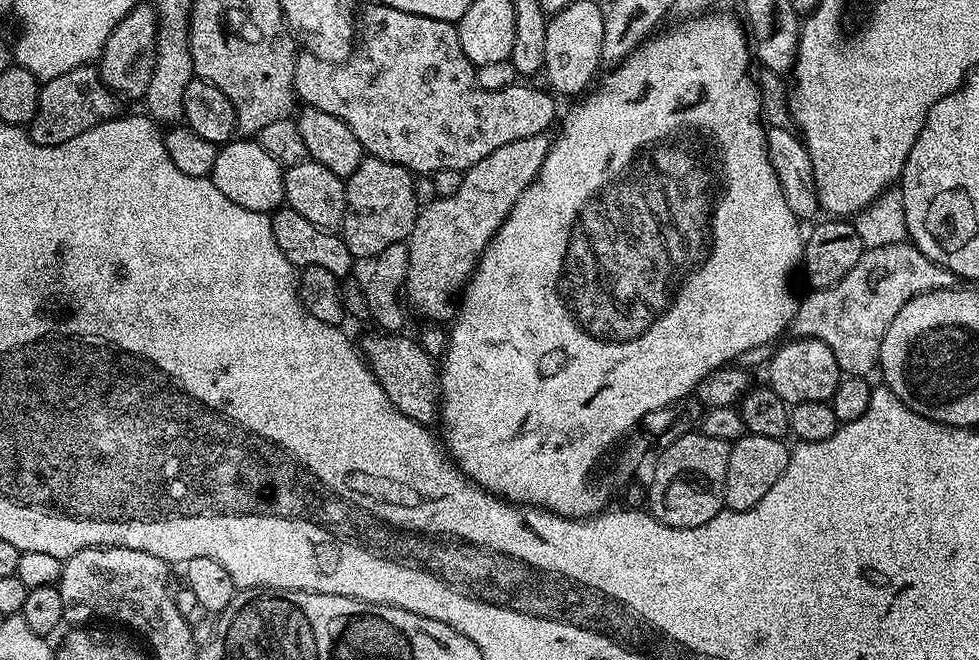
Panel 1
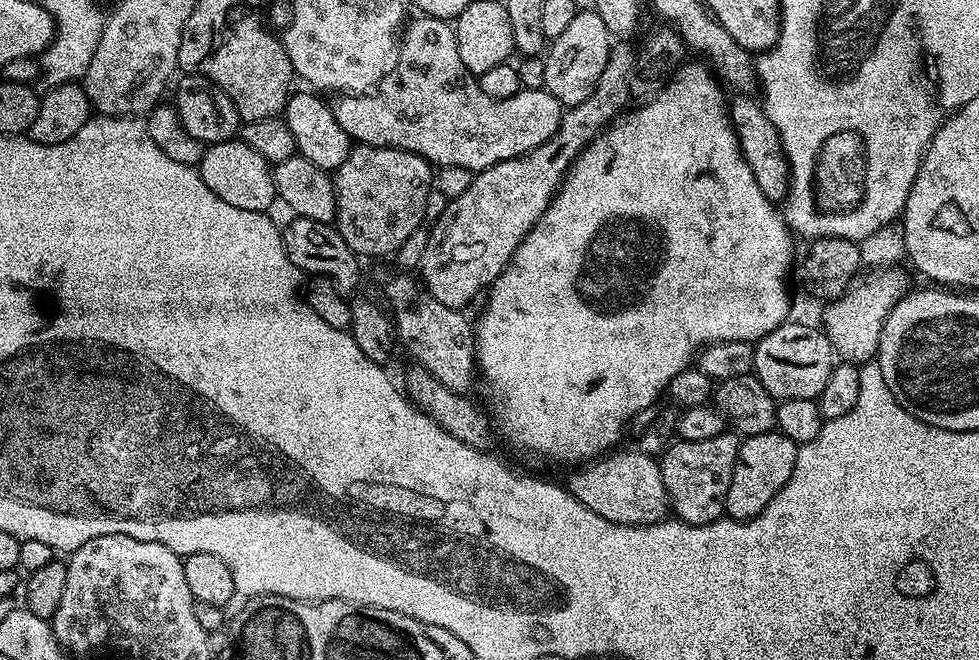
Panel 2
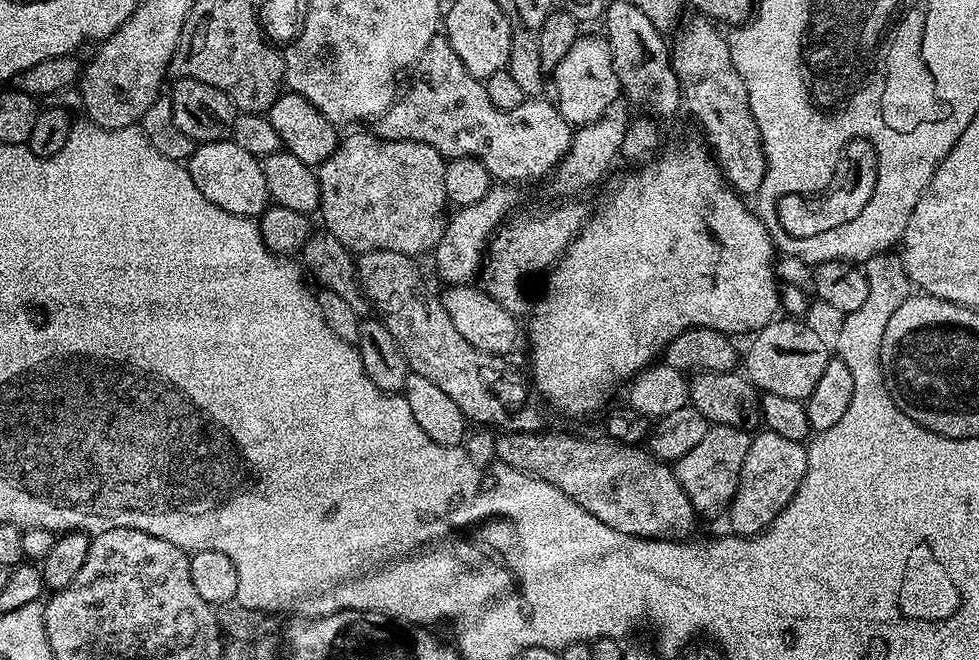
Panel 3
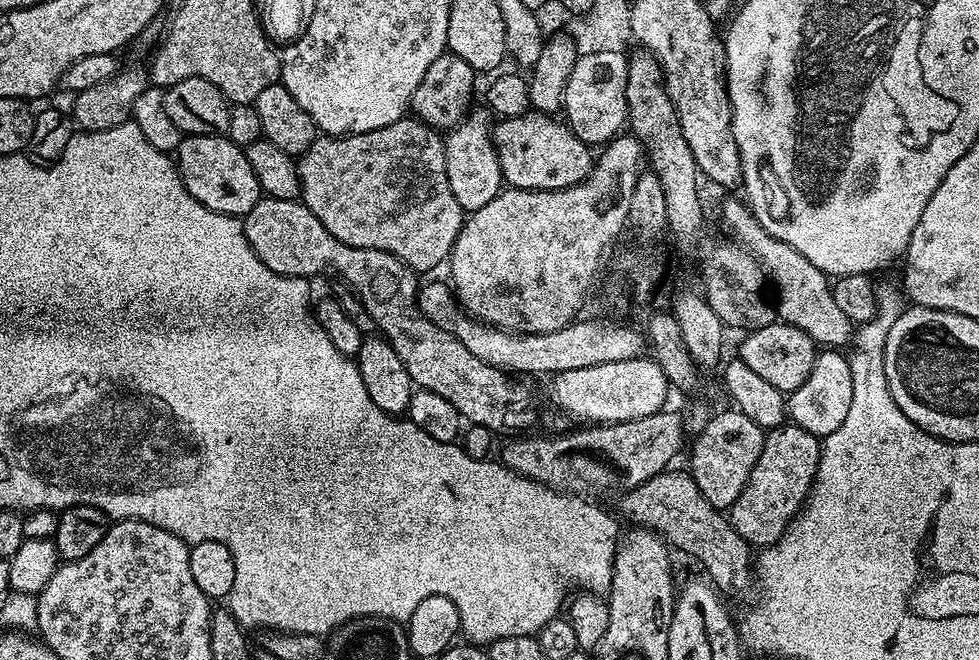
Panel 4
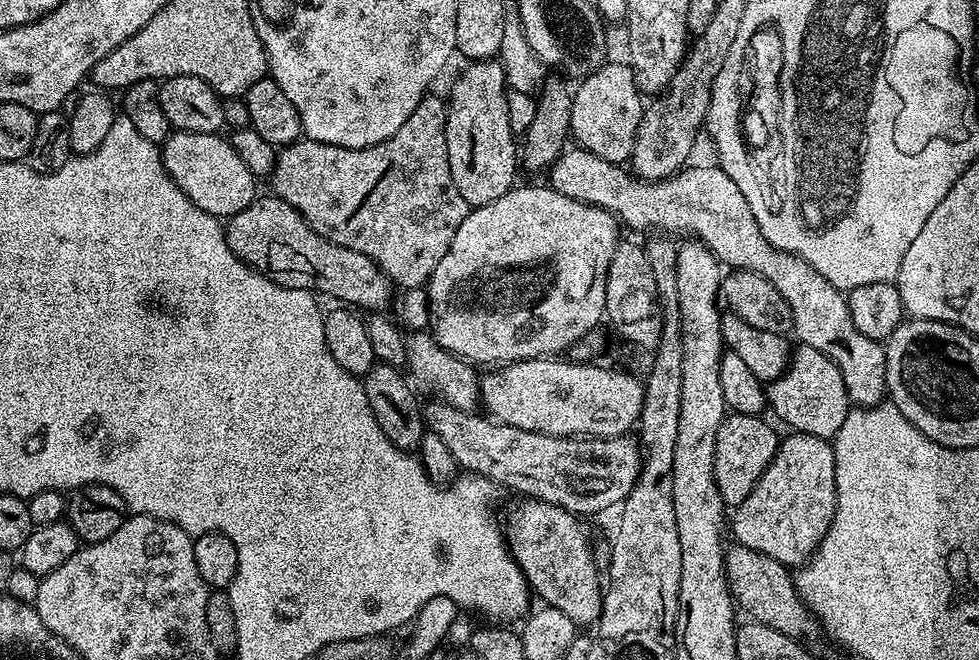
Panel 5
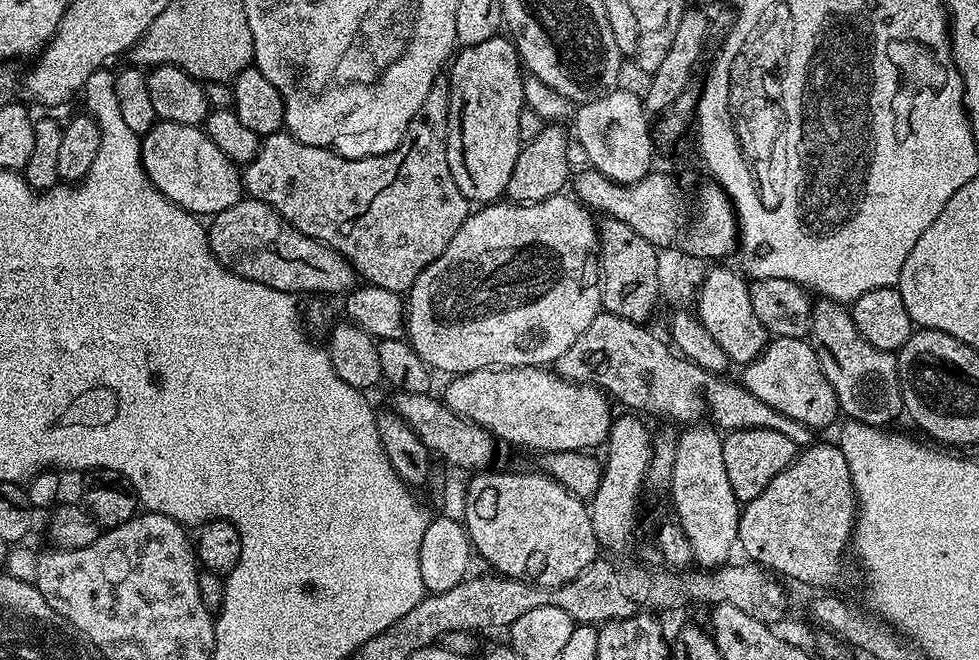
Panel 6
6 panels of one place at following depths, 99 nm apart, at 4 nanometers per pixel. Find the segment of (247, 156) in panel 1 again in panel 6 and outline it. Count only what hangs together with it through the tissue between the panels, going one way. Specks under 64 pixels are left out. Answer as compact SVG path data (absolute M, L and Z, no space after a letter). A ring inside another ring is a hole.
M160 120L142 137L138 147L150 182L187 212L211 218L217 212L233 208L245 195L241 169L210 142L203 127Z

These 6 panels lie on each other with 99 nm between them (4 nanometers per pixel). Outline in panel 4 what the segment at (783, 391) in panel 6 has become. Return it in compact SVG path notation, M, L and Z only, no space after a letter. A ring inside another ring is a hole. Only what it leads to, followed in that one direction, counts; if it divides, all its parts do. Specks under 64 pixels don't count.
M820 350L816 353L814 370L810 370L810 378L798 386L798 390L787 393L788 415L791 423L797 424L802 430L821 438L834 434L838 426L842 426L842 421L846 418L846 413L850 410L850 402L854 398L854 378L850 378L850 362L847 355L840 350Z

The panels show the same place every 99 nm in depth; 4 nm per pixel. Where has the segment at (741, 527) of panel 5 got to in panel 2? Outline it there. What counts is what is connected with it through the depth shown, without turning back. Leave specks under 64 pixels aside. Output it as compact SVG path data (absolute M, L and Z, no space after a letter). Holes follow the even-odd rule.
M778 430L743 437L738 458L734 462L734 474L730 478L730 490L726 490L725 513L733 520L749 520L762 514L762 510L770 506L774 494L786 486L794 470L797 447Z

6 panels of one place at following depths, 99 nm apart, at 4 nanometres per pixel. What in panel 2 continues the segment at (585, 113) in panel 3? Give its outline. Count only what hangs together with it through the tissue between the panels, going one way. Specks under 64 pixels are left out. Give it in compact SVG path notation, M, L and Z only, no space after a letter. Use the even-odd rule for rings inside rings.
M577 11L575 18L570 21L570 26L566 26L566 30L562 30L562 34L558 34L558 38L547 45L546 55L543 57L544 88L554 94L554 98L558 98L558 102L565 109L578 106L578 102L586 102L586 98L590 98L590 94L598 86L602 70L606 70L608 55L613 47L610 33L606 30L606 22L598 18L596 11Z

